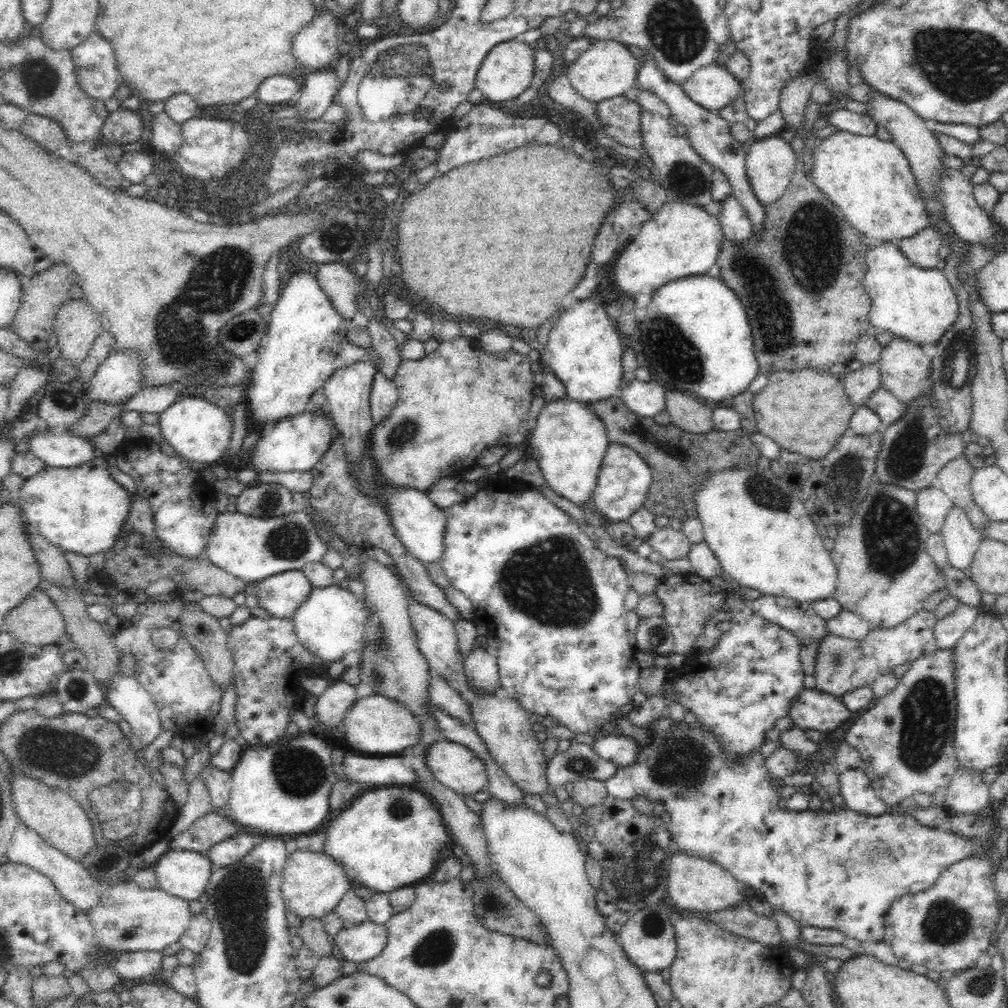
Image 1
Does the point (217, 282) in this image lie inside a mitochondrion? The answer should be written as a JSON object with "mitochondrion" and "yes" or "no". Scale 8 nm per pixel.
{"mitochondrion":"yes"}

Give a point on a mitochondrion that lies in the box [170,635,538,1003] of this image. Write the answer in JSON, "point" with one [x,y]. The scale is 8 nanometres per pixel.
{"point":[241,899]}

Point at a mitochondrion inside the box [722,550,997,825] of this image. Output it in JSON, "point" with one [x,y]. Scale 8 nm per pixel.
{"point":[924,719]}

